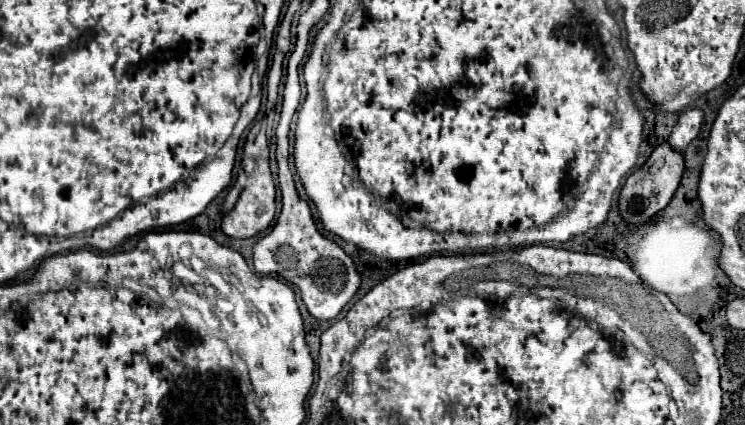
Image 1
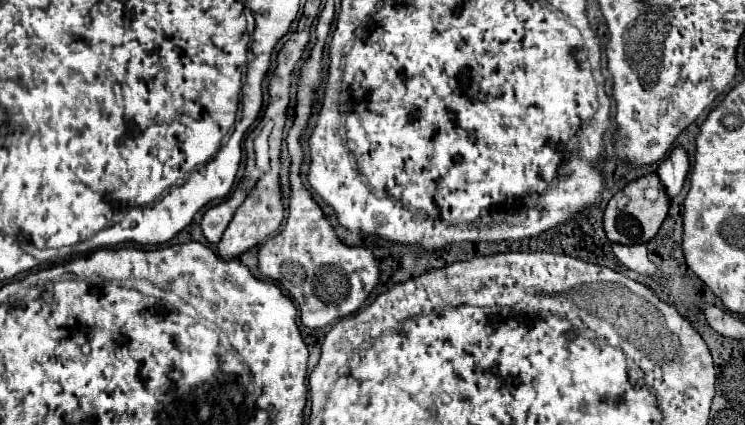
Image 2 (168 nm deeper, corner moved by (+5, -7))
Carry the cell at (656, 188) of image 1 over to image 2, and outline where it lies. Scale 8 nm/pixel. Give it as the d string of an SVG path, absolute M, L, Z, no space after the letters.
M645 175L629 183L615 197L611 197L603 215L603 227L611 243L619 245L649 243L657 235L661 223L665 221L667 211L669 211L669 199L665 195L665 189L661 187L661 181L657 179L657 175Z

